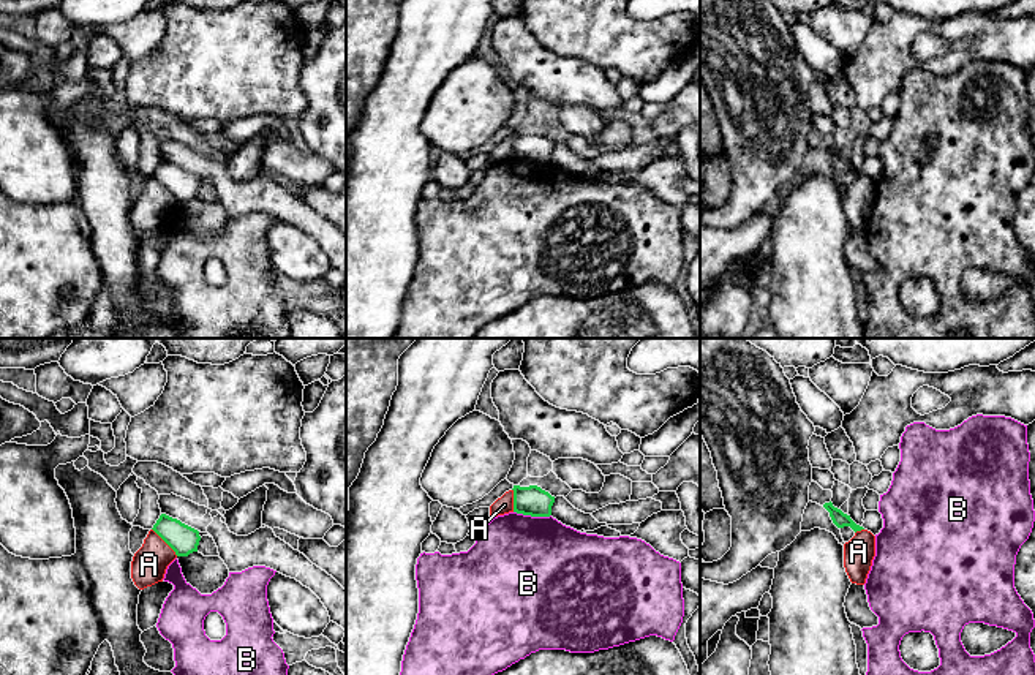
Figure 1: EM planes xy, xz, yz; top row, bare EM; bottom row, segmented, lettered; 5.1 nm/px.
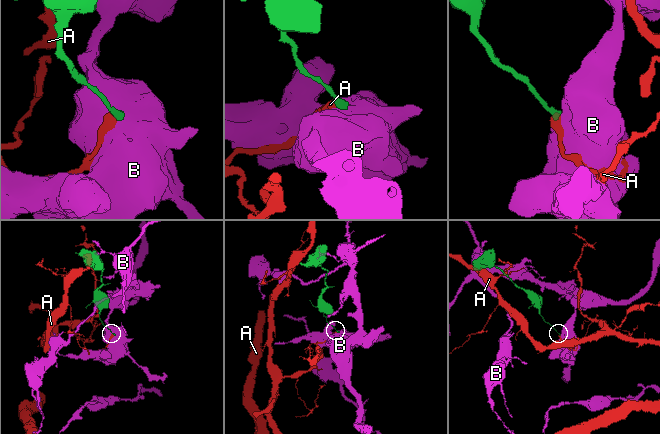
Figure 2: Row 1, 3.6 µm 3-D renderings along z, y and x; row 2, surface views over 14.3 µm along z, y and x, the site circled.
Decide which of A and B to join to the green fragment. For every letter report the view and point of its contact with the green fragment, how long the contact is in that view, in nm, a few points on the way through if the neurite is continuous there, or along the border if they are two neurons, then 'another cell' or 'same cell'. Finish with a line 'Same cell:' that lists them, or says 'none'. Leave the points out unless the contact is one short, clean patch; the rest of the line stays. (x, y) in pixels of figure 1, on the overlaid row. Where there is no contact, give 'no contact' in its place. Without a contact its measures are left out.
A: contact xy (165, 541); length 190 nm; border xy (152, 528), (177, 555); another cell
B: contact xz (533, 516); length 190 nm; another cell
Same cell: none

